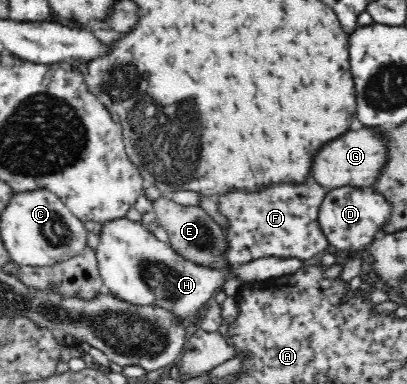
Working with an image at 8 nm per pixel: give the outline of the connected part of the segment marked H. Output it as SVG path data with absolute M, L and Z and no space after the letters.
M126 217L106 222L96 256L105 292L121 303L170 312L174 327L186 327L191 321L195 322L207 301L222 287L220 273L181 259L169 243L155 238L146 224Z

